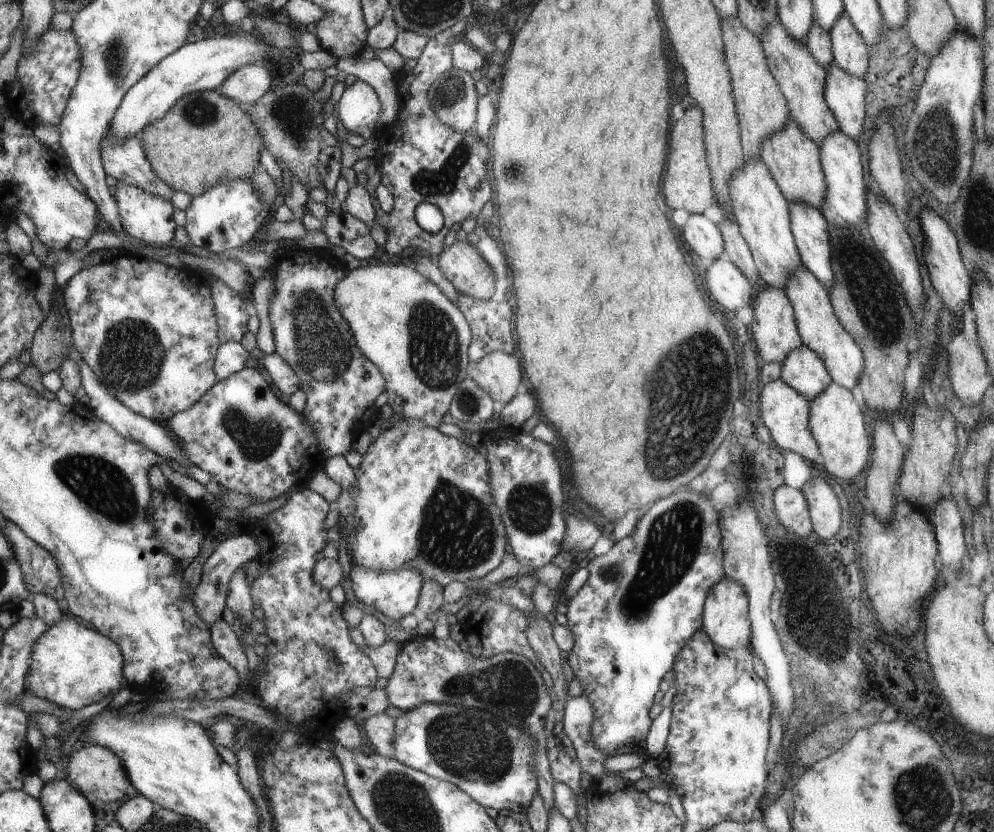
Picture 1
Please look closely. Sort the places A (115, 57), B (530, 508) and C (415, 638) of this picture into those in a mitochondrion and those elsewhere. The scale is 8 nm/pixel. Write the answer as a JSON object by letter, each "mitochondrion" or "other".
{"A":"mitochondrion","B":"mitochondrion","C":"other"}

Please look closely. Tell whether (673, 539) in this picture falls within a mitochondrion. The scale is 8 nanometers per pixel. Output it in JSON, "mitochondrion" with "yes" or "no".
{"mitochondrion":"yes"}

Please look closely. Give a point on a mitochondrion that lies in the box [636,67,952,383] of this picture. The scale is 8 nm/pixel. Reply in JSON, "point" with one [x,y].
{"point":[872,301]}

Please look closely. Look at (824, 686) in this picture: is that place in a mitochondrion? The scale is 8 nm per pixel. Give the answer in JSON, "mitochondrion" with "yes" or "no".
{"mitochondrion":"no"}

